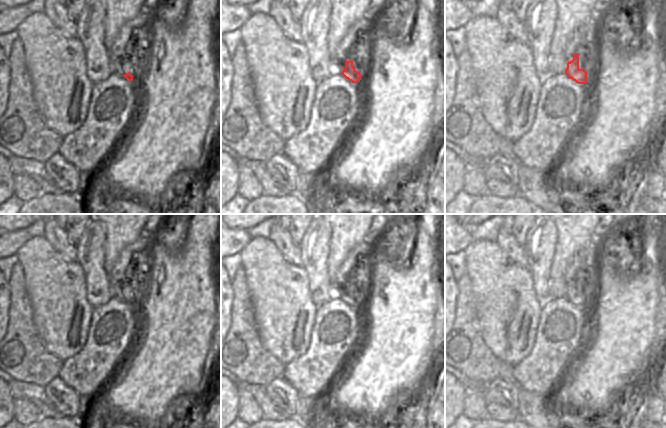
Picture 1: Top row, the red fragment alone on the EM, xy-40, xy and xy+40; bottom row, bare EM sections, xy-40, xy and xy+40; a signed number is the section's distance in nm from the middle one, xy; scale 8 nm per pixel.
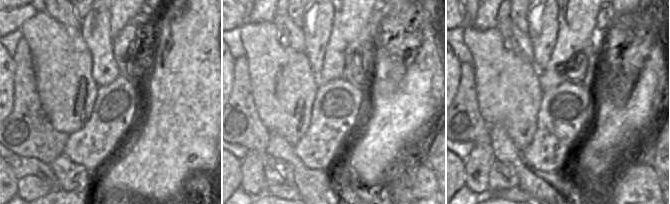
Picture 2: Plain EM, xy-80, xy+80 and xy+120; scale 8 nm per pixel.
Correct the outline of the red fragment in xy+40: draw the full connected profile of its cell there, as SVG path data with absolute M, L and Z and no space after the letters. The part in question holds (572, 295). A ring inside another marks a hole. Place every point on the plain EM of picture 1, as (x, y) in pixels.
M594 242L585 243L573 256L565 270L567 292L565 298L578 308L587 308L587 296L579 292L579 280L589 273L597 260Z

